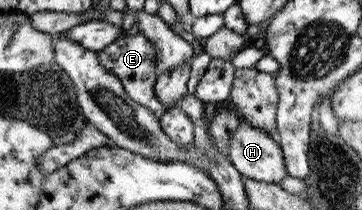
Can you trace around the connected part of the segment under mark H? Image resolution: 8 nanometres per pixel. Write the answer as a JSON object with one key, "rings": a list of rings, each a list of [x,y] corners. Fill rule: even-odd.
{"rings":[[[245,119],[229,134],[228,160],[242,176],[263,183],[278,184],[287,176],[283,155],[275,139]]]}

